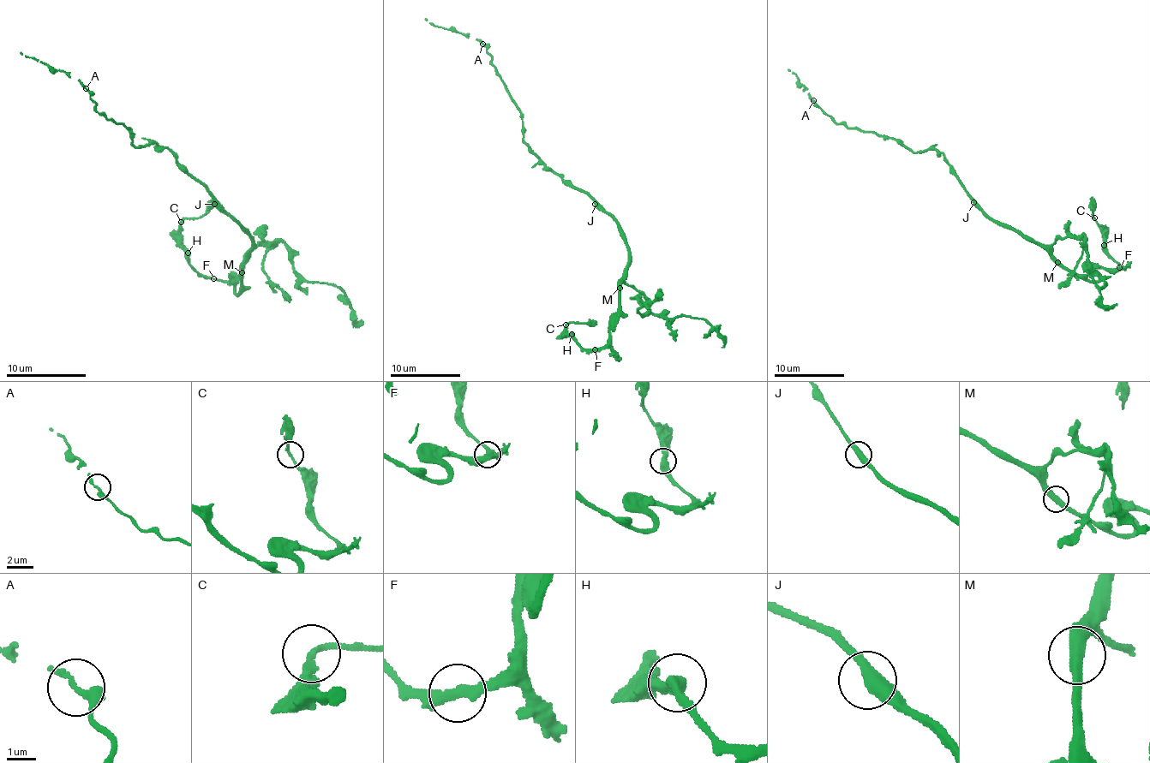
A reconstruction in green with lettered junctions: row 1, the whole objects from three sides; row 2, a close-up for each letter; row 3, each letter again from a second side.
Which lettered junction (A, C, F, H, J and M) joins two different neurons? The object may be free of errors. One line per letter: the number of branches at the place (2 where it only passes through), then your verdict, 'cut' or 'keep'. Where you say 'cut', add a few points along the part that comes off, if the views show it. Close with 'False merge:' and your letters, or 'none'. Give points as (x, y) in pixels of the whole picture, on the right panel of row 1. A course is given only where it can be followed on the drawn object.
A: branches 2; keep
C: branches 2; keep
F: branches 2; keep
H: branches 2; keep
J: branches 2; keep
M: branches 2; keep
False merge: none

